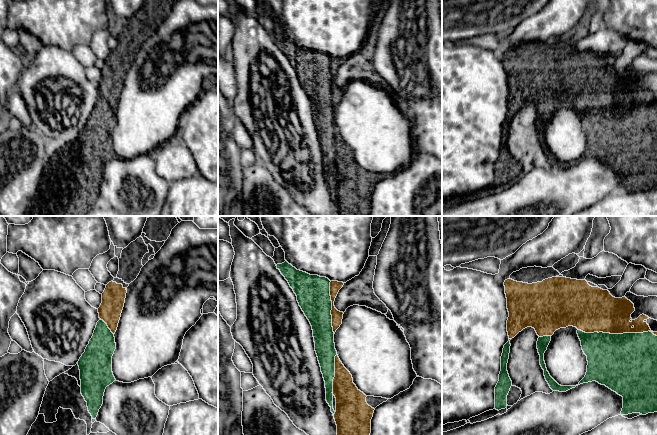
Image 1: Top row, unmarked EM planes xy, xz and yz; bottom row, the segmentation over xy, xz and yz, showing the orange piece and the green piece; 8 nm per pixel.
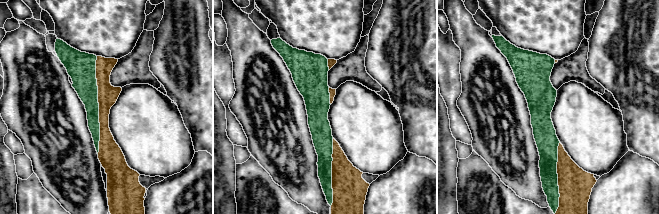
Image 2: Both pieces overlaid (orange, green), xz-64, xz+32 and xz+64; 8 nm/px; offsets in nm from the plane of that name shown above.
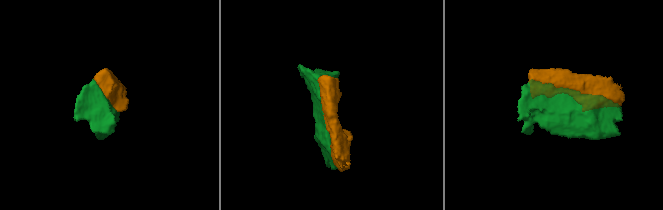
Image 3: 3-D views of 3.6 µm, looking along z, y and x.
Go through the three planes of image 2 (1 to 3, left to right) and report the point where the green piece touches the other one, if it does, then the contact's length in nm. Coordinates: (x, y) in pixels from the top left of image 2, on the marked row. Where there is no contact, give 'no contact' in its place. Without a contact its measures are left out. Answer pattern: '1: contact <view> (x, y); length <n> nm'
1: contact xz-64 (99, 105); length 800 nm
2: contact xz+32 (332, 172); length 550 nm
3: contact xz+64 (558, 178); length 600 nm

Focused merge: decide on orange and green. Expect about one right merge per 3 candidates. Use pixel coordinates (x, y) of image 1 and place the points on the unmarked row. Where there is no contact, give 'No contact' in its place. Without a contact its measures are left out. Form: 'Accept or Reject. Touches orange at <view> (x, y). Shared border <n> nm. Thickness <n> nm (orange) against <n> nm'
Accept. Touches orange at yz (617, 109). Shared border 650 nm. Thickness 360 nm (orange) against 480 nm

